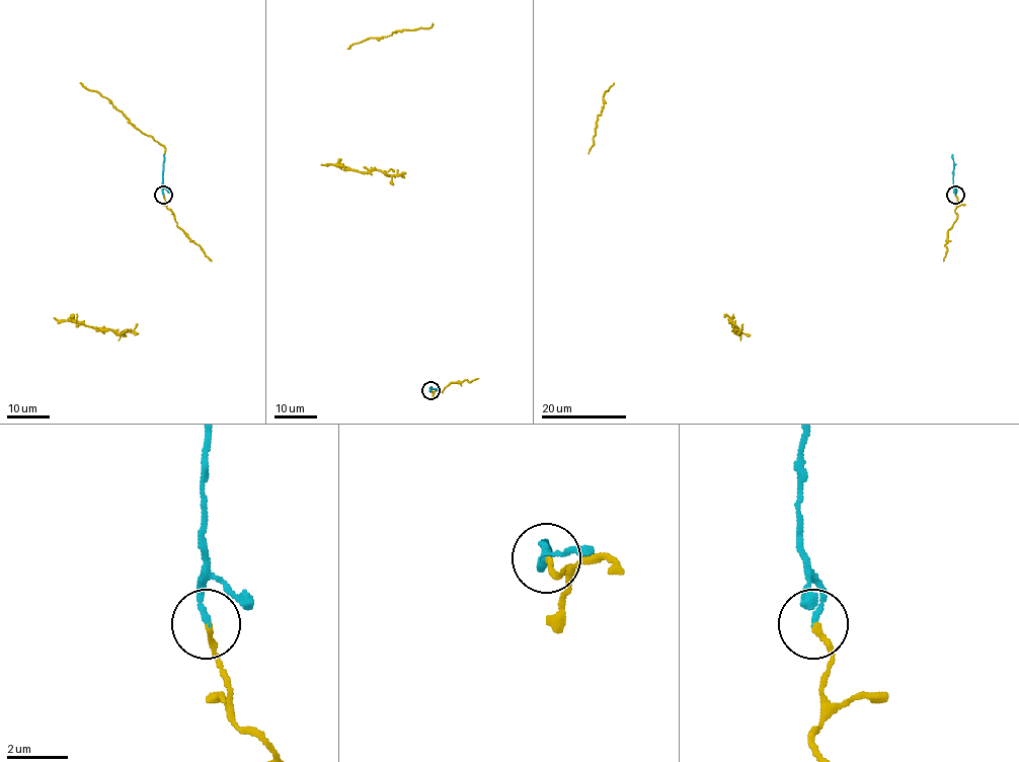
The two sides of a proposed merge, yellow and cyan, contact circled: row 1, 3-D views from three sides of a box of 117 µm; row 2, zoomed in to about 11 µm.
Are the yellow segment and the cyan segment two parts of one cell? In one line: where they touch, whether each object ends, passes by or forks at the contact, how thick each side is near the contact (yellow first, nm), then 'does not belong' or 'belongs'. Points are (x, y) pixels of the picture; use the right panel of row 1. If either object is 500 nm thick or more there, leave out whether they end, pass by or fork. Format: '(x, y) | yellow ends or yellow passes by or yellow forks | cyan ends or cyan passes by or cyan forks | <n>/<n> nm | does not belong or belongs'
(955, 195) | yellow ends | cyan ends | 190/160 nm | belongs

